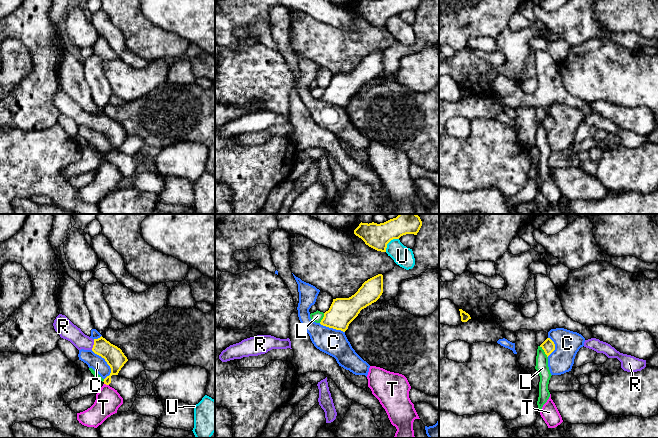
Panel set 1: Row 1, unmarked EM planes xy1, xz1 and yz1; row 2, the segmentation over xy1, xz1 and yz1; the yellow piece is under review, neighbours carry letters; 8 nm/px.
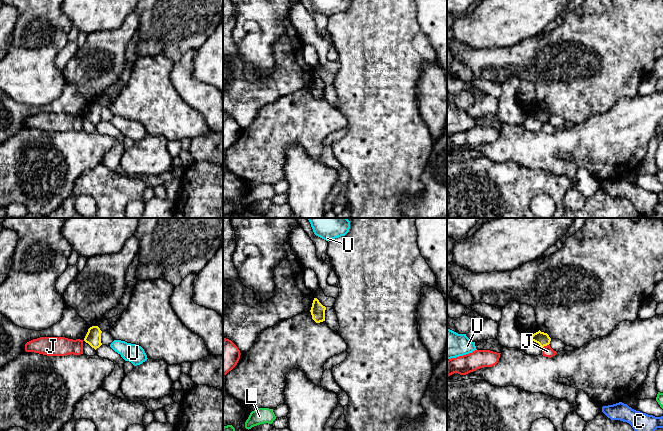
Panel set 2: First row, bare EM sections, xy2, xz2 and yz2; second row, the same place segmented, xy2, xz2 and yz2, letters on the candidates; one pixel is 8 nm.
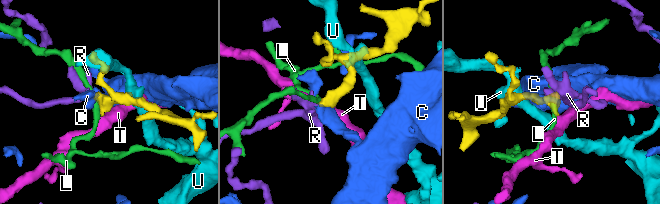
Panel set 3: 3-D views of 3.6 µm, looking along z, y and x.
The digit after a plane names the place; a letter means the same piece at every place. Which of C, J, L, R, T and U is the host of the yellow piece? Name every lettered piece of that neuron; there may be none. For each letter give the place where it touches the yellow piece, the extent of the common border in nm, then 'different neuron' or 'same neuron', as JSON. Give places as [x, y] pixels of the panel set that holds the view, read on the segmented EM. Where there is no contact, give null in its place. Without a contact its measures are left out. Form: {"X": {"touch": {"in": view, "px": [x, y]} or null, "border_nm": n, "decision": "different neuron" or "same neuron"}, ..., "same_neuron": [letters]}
{"C": {"touch": {"in": "xy1", "px": [107, 363]}, "border_nm": 260, "decision": "different neuron"}, "J": {"touch": {"in": "yz2", "px": [545, 345]}, "border_nm": 60, "decision": "different neuron"}, "L": {"touch": {"in": "yz1", "px": [544, 351]}, "border_nm": 120, "decision": "different neuron"}, "R": {"touch": {"in": "xy1", "px": [93, 345]}, "border_nm": 80, "decision": "same neuron"}, "T": {"touch": {"in": "xy1", "px": [106, 384]}, "border_nm": 40, "decision": "different neuron"}, "U": {"touch": {"in": "xz1", "px": [389, 241]}, "border_nm": 160, "decision": "different neuron"}, "same_neuron": ["R"]}

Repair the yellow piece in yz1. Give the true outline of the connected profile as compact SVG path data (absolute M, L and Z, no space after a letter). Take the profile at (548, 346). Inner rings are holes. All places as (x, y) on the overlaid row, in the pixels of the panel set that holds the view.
M547 338L540 345L540 347L544 350L545 354L547 355L547 357L555 350L555 344L550 338Z

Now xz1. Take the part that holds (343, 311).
M378 274L365 281L349 298L336 298L320 324L345 332L360 311L376 302L383 293L383 275Z

